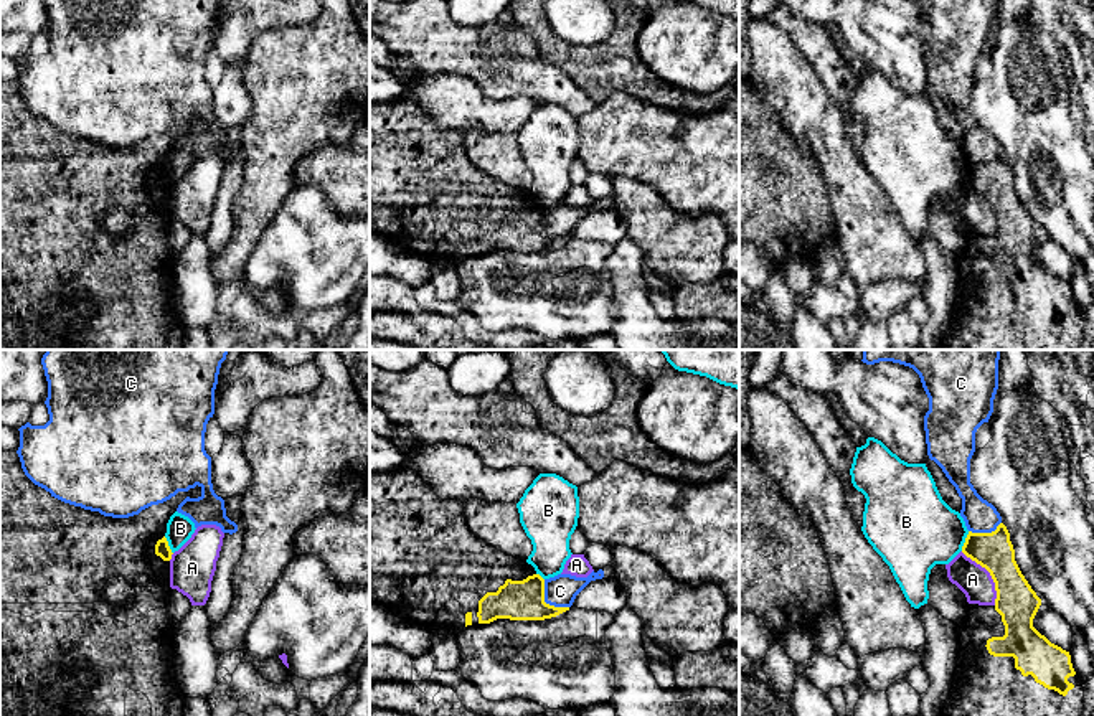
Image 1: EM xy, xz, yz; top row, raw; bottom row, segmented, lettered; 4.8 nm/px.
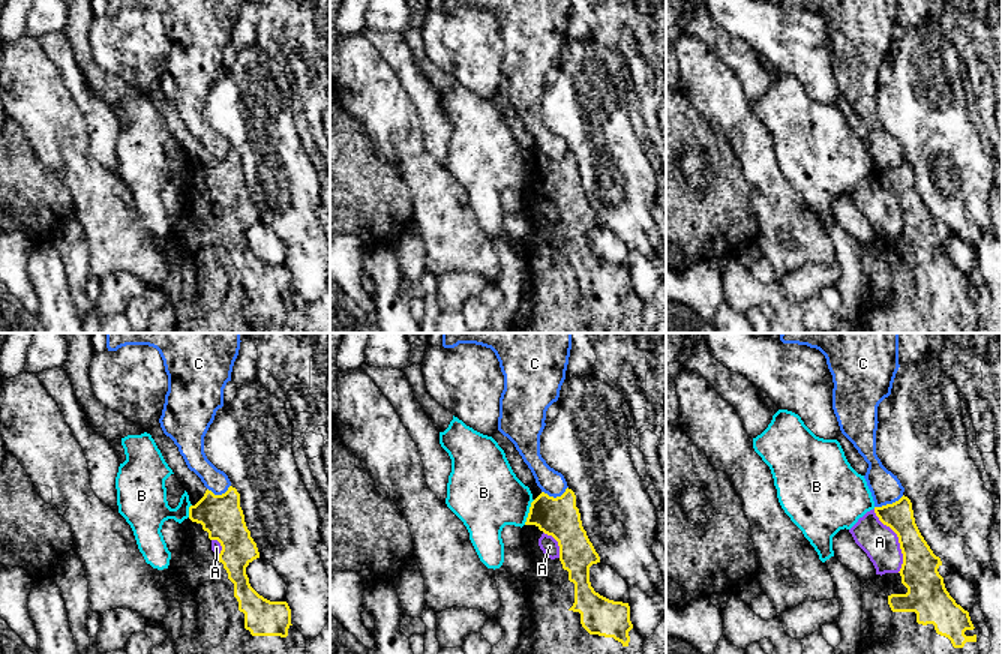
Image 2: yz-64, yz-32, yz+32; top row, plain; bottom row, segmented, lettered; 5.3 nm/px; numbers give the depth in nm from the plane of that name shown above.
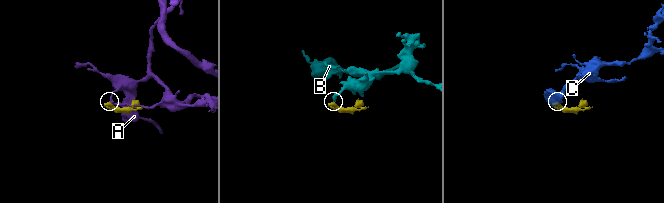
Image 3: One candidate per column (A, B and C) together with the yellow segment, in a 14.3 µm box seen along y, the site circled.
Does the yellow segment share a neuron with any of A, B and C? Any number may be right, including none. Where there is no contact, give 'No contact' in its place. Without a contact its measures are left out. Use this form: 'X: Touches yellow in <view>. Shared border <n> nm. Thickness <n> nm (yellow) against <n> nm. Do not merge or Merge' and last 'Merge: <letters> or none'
A: Touches yellow in yz. Shared border 320 nm. Thickness 200 nm (yellow) against 160 nm. Do not merge
B: Touches yellow in yz. Shared border 100 nm. Thickness 190 nm (yellow) against 380 nm. Do not merge
C: Touches yellow in xz. Shared border 190 nm. Thickness 190 nm (yellow) against 160 nm. Do not merge
Merge: none

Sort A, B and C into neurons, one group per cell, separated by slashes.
A / B / C

